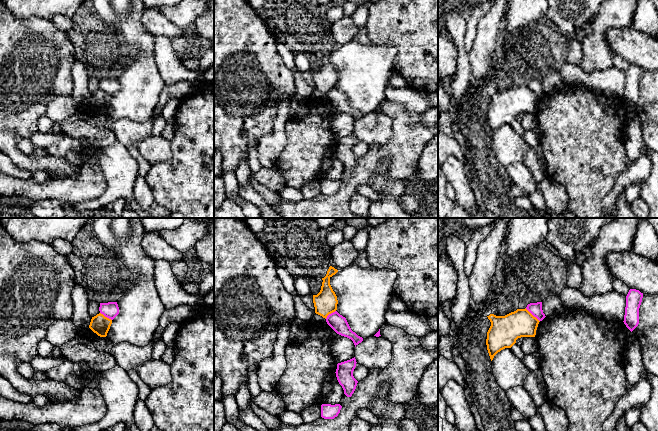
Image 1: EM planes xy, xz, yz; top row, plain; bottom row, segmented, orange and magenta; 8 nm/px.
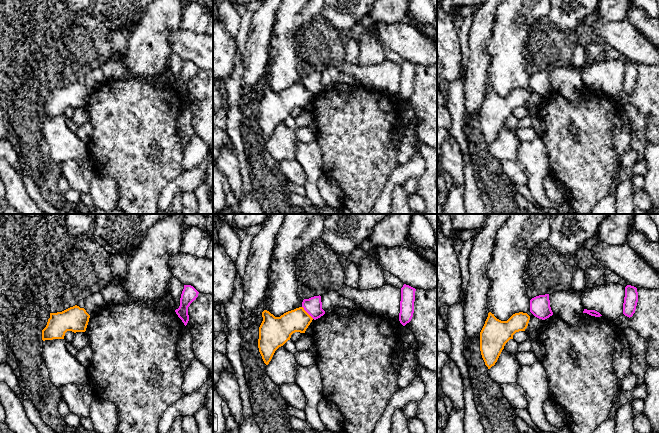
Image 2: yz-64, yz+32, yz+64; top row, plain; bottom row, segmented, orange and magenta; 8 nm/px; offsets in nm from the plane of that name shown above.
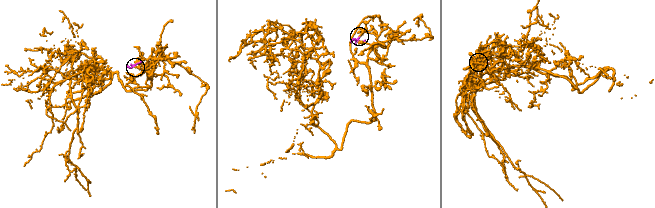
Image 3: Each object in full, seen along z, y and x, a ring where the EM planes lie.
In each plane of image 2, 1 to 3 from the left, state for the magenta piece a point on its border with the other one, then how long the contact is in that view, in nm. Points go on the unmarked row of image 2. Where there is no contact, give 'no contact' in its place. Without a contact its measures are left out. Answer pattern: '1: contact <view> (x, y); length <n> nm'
1: no contact
2: contact yz+32 (306, 88); length 140 nm
3: no contact

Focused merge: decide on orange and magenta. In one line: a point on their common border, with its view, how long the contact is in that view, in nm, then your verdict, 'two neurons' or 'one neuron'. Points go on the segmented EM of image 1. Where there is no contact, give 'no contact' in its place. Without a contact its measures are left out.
yz (531, 314) | 160 nm | two neurons

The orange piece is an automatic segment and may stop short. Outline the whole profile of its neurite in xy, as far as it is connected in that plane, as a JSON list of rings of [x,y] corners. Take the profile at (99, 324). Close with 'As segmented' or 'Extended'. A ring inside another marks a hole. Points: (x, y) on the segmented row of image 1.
[[[99,313],[92,317],[89,328],[100,337],[106,337],[112,320]]]. As segmented

